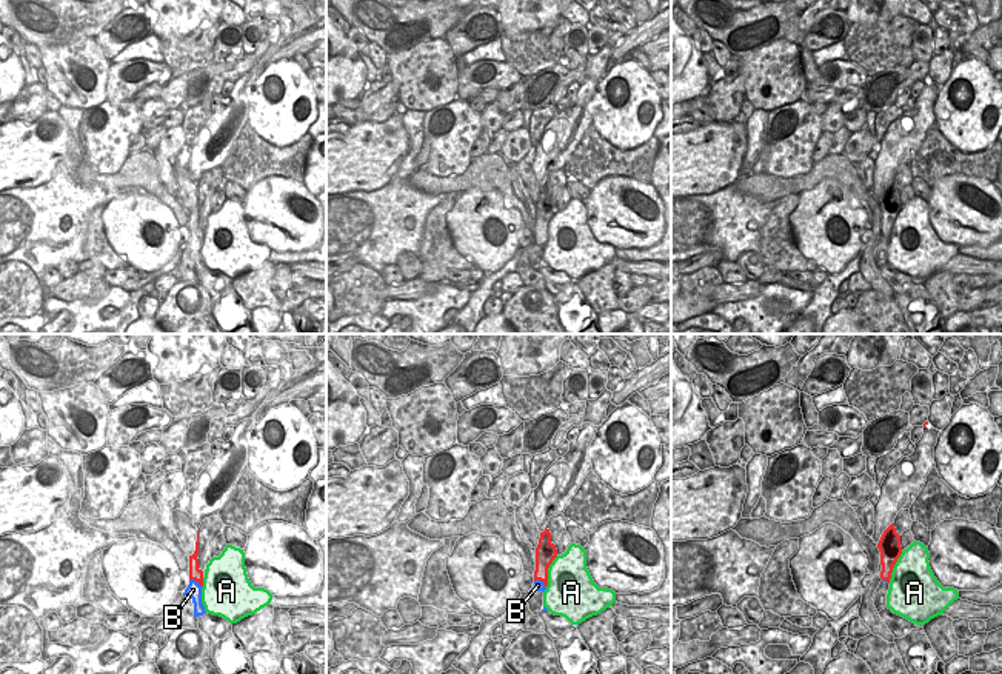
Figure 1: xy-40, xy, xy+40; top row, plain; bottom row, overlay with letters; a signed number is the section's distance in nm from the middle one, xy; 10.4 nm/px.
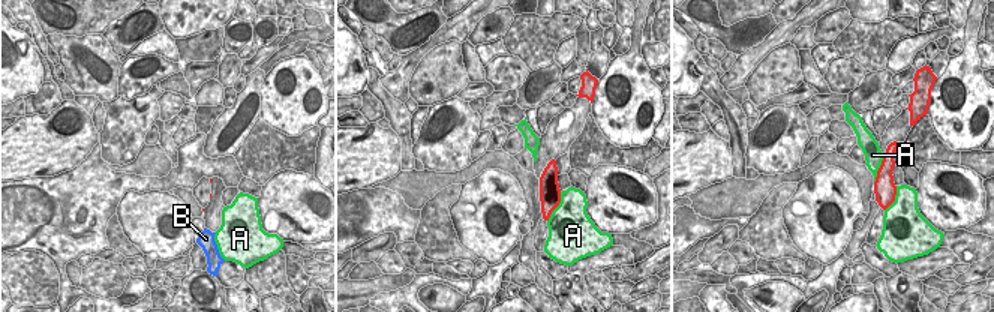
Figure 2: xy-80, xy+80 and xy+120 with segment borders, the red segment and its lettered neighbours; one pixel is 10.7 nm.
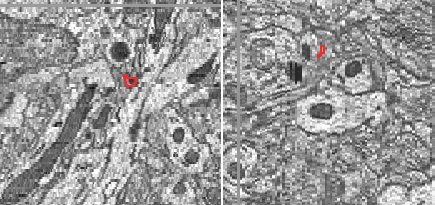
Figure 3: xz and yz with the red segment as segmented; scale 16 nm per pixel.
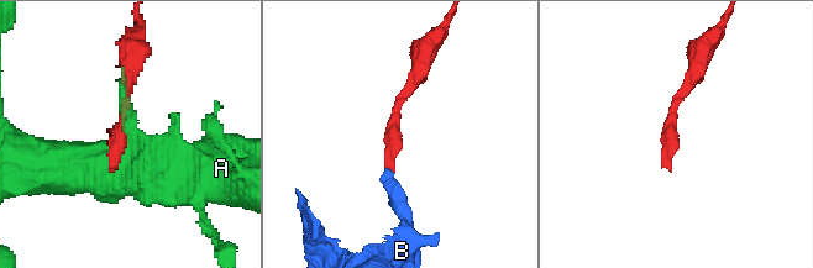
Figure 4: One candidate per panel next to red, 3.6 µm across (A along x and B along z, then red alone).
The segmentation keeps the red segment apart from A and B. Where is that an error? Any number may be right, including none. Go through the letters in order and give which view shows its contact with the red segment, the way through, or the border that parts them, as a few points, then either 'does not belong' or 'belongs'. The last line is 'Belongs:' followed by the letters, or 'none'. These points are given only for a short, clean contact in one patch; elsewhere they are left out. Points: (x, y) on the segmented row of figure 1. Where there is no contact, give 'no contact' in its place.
A: contact in xy+40; does not belong
B: contact in xy-40; border xy-40 (190, 579), (194, 579), (202, 587); does not belong
Belongs: none

